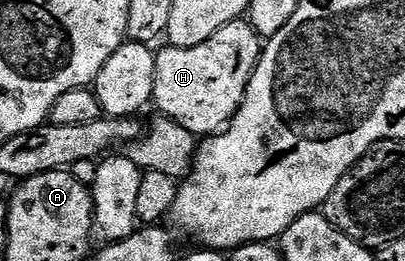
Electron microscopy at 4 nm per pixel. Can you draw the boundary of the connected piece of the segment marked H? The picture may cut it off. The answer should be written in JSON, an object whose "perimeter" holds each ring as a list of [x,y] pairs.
{"perimeter":[[[240,19],[221,27],[197,47],[168,44],[155,54],[154,108],[196,135],[214,135],[226,127],[245,99],[249,79],[259,66],[261,38],[250,21]]]}

